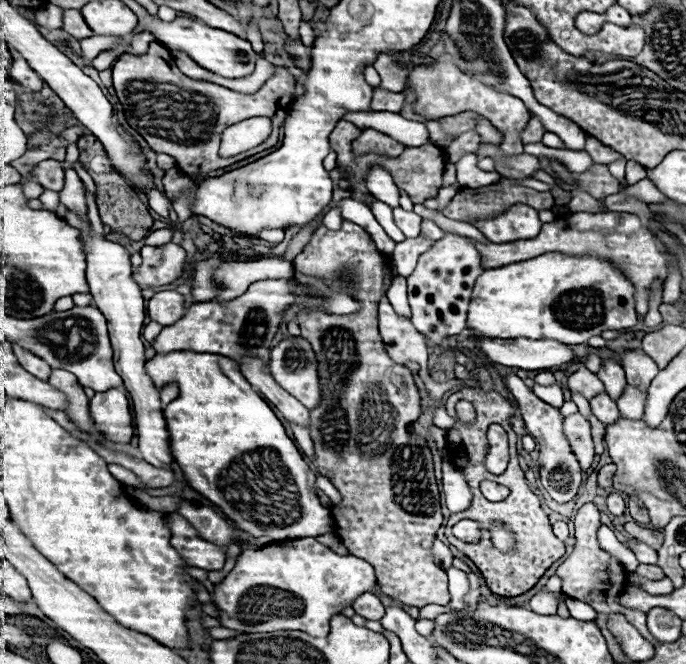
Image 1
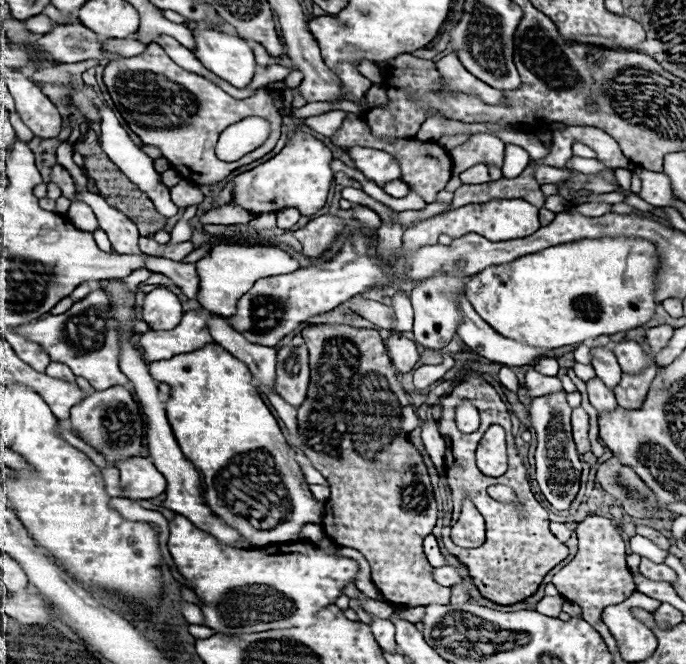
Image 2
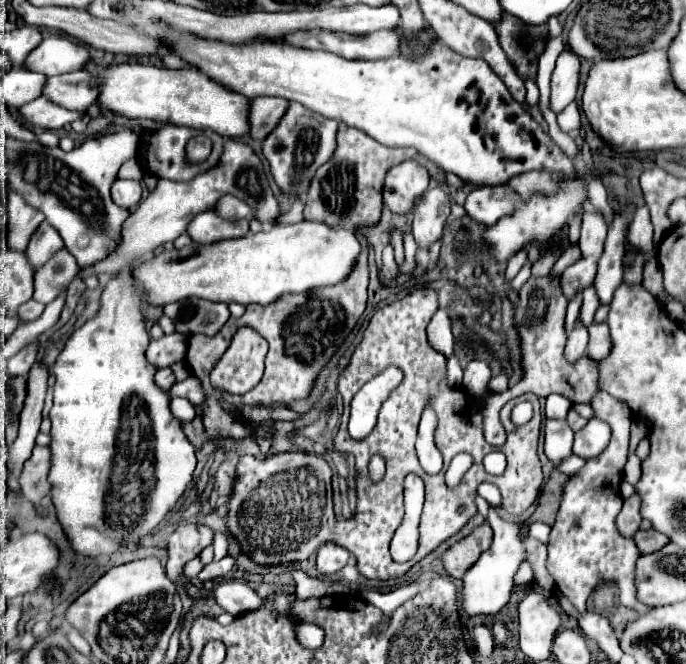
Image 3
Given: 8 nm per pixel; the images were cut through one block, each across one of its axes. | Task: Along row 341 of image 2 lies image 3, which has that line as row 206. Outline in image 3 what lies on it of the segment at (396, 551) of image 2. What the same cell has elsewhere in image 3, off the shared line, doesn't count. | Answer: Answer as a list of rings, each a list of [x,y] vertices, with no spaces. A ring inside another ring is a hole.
[[[340,124],[336,136],[336,152],[332,154],[330,162],[316,170],[306,192],[304,218],[324,222],[332,228],[346,228],[354,232],[358,232],[360,226],[370,226],[378,222],[382,210],[384,174],[392,166],[412,158],[414,154],[414,148],[386,148],[374,138],[366,136],[364,132],[348,124]]]

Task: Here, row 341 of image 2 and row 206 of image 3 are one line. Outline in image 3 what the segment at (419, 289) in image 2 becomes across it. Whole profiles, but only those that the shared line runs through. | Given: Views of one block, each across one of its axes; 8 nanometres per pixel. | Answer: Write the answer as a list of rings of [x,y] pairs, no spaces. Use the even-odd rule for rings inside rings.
[[[434,186],[418,198],[414,206],[412,232],[420,248],[428,248],[442,236],[448,216],[450,216],[450,196],[442,190],[442,186]]]

